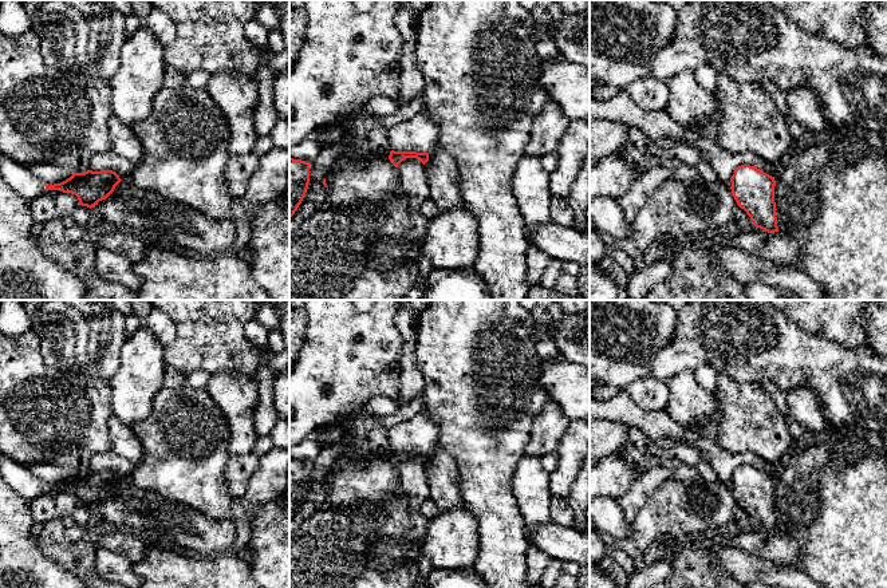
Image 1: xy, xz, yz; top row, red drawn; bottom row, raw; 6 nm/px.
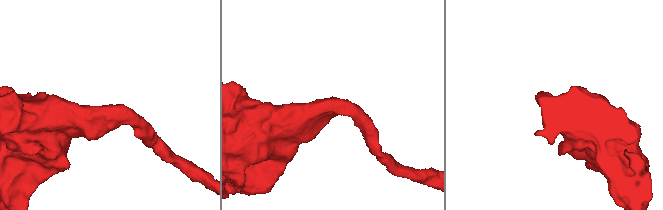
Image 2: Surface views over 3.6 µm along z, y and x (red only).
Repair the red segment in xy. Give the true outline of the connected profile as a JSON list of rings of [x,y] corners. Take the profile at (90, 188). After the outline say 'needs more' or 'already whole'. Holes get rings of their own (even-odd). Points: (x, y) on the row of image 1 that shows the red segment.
[[[113,170],[74,173],[60,183],[46,185],[46,190],[60,190],[75,194],[79,205],[92,208],[106,200],[122,179]]]; already whole

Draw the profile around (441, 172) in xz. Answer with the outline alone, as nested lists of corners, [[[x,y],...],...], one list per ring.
[[[435,145],[425,163],[430,198],[439,210],[452,209],[464,202],[456,162],[450,154]]]

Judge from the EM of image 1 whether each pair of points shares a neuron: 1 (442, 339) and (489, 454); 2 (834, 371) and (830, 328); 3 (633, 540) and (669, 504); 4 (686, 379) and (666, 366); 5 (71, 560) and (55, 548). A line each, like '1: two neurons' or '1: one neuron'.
1: one neuron
2: two neurons
3: one neuron
4: two neurons
5: one neuron

